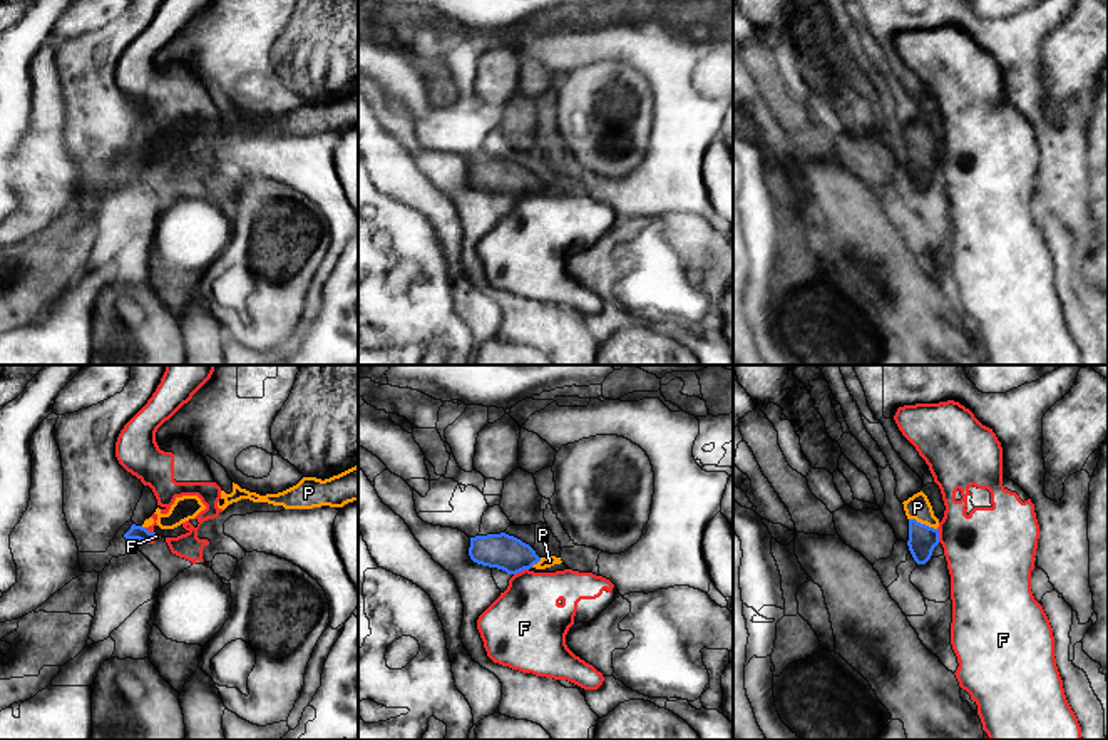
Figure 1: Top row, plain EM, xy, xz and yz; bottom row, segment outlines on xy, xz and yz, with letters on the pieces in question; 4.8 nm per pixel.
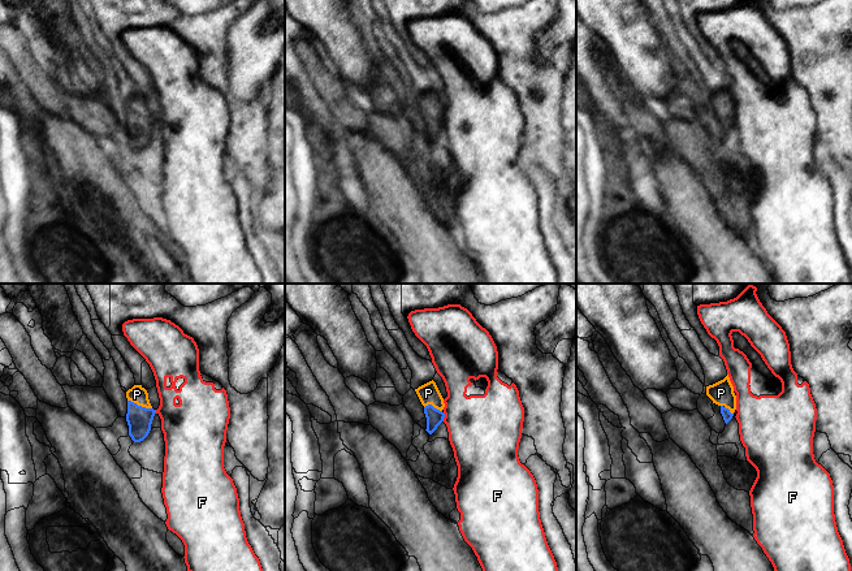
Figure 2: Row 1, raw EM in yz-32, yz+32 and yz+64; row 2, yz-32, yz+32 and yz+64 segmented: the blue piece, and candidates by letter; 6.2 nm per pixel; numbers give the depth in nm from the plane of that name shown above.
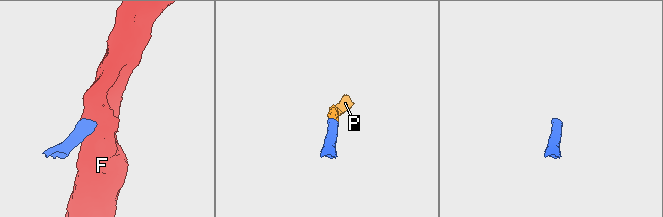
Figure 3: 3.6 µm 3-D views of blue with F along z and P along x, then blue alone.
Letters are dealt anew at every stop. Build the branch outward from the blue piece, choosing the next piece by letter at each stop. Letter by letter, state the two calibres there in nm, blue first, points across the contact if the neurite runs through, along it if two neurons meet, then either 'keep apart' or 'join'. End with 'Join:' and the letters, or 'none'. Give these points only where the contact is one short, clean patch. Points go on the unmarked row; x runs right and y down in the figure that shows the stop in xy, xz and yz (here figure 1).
F: 170/360 nm | along xz (528, 193), (514, 200) | keep apart
P: 140/120 nm | across yz (923, 164), (923, 149), (918, 133) | join
Join: P

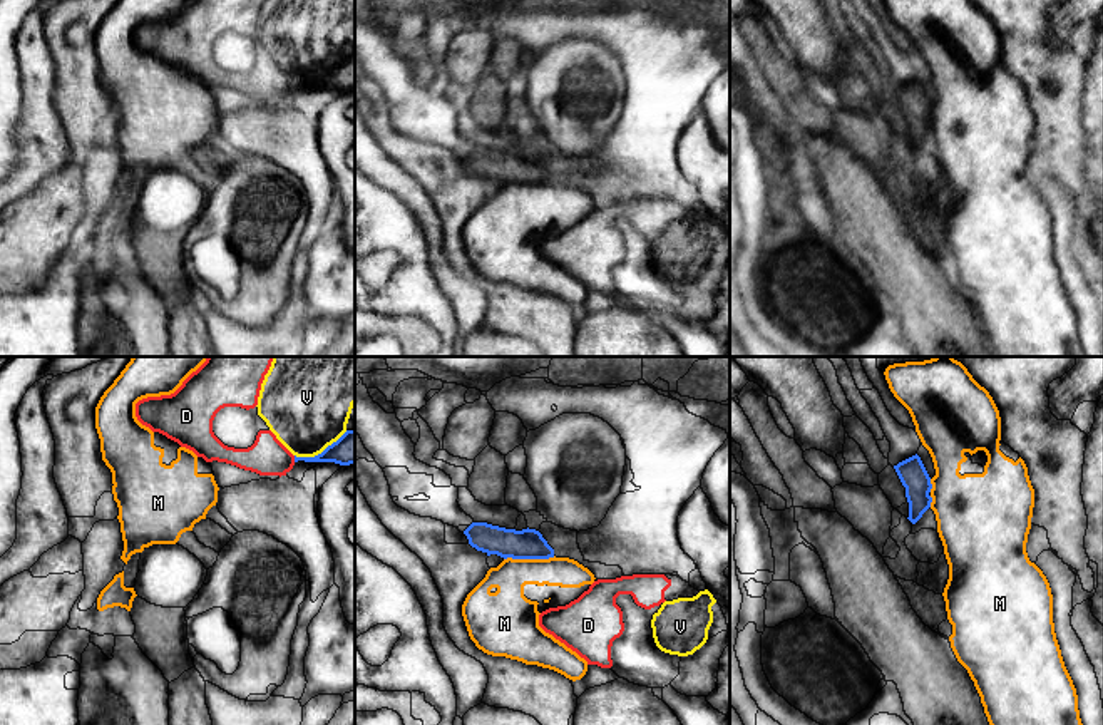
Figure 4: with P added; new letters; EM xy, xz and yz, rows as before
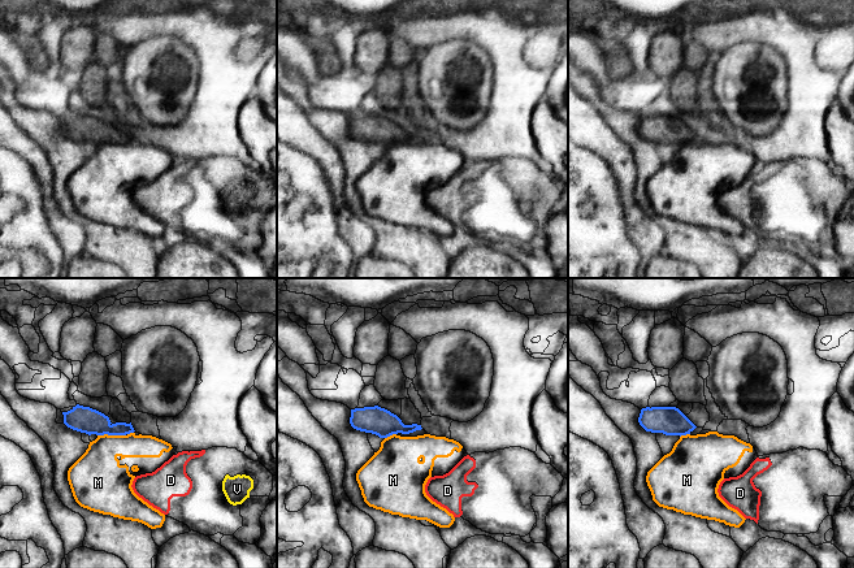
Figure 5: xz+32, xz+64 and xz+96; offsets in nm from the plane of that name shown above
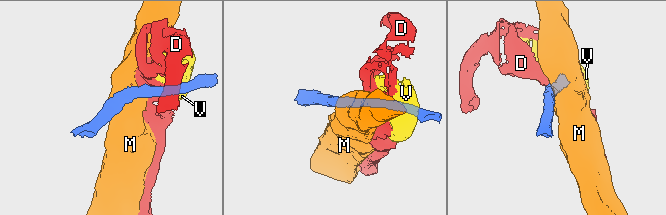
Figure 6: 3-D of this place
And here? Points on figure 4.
D: 140/180 nm | along xy (293, 81), (295, 86) | keep apart
M: 140/180 nm | along xz (554, 181), (504, 185) | keep apart
V: 160/360 nm | along xy (347, 56), (313, 81), (295, 81) | keep apart
Join: none

